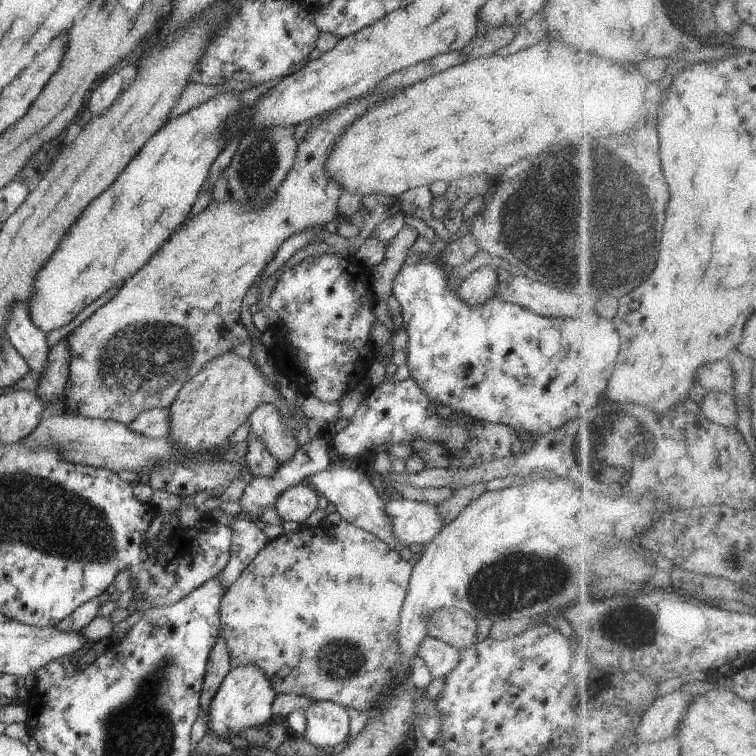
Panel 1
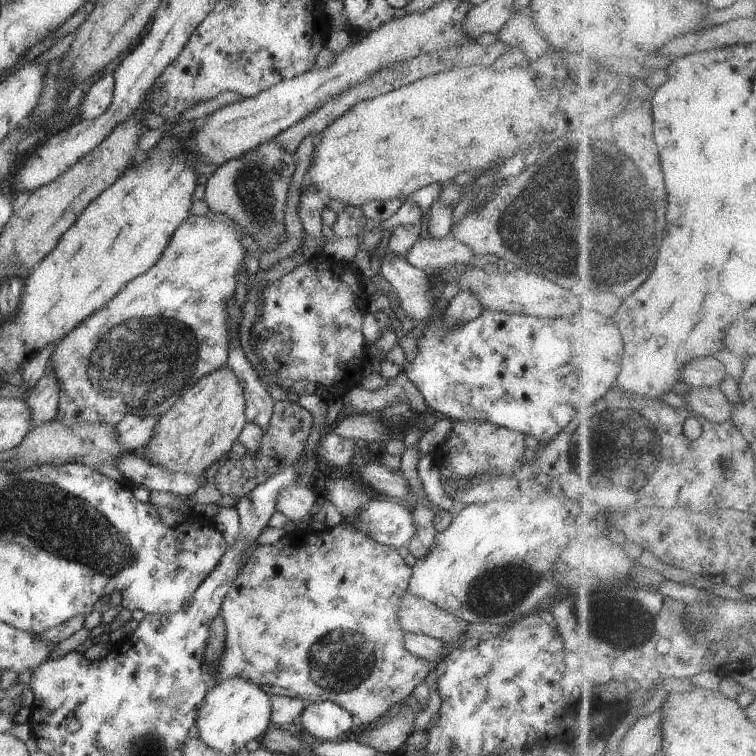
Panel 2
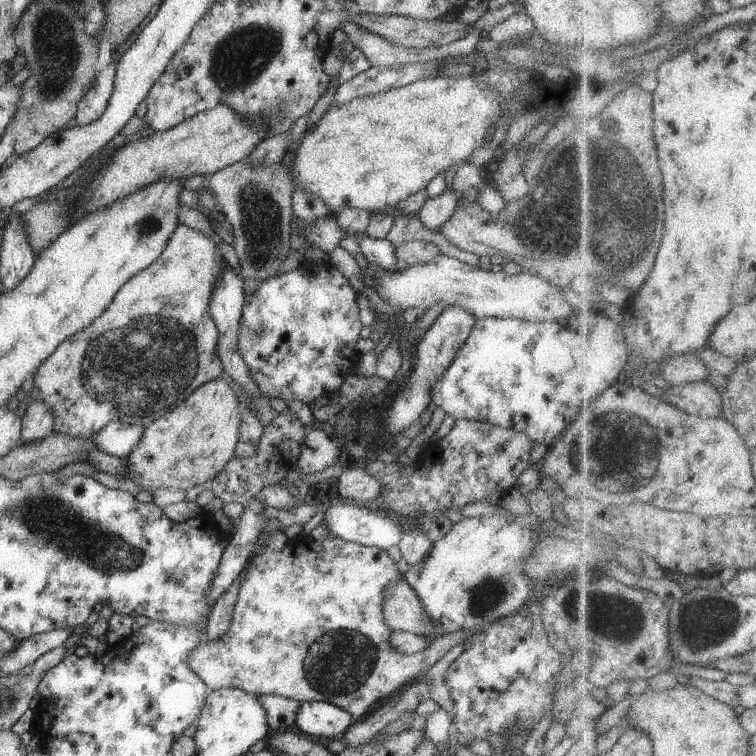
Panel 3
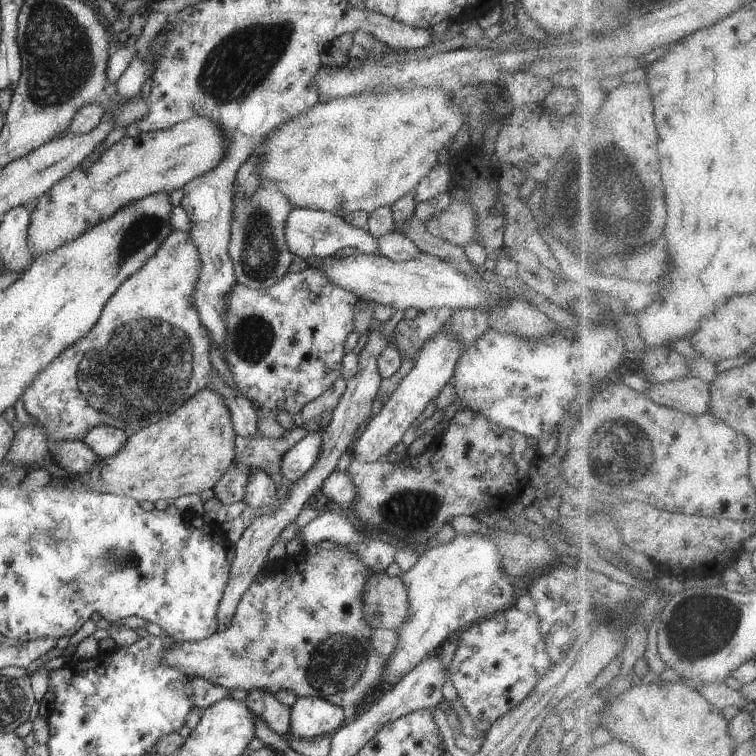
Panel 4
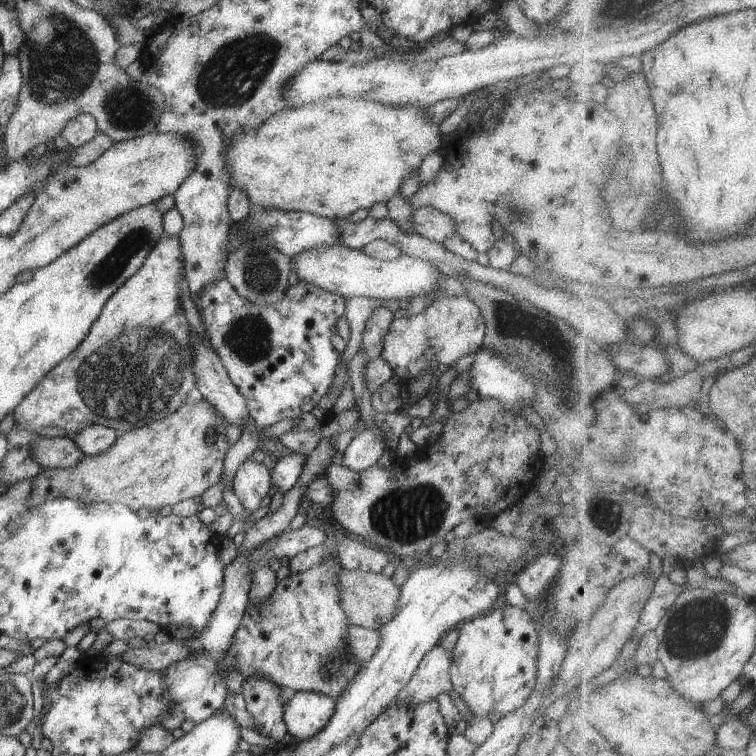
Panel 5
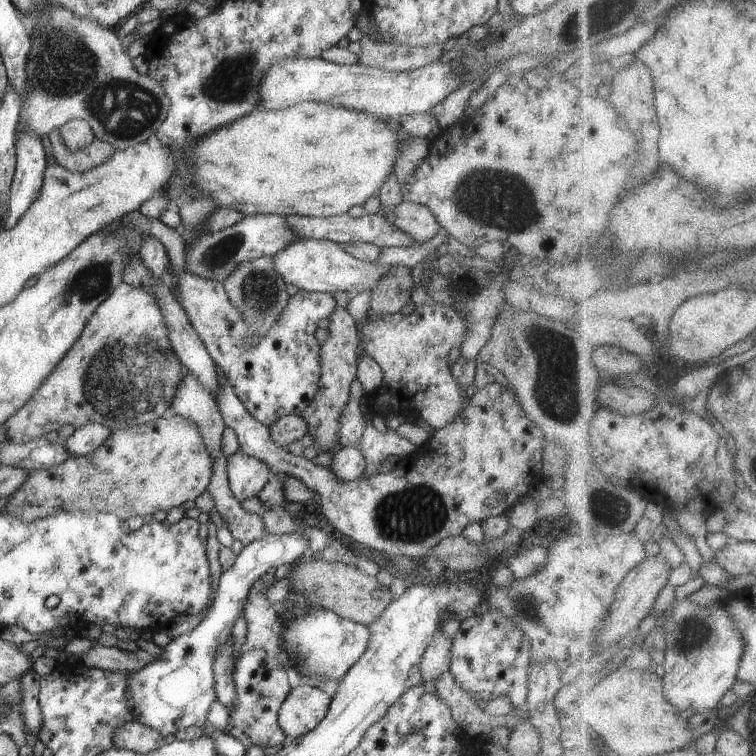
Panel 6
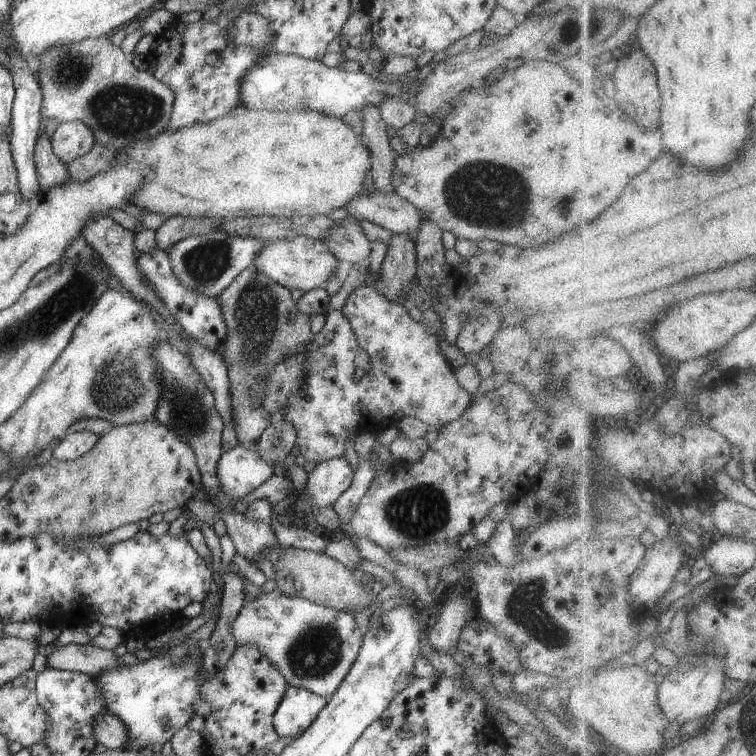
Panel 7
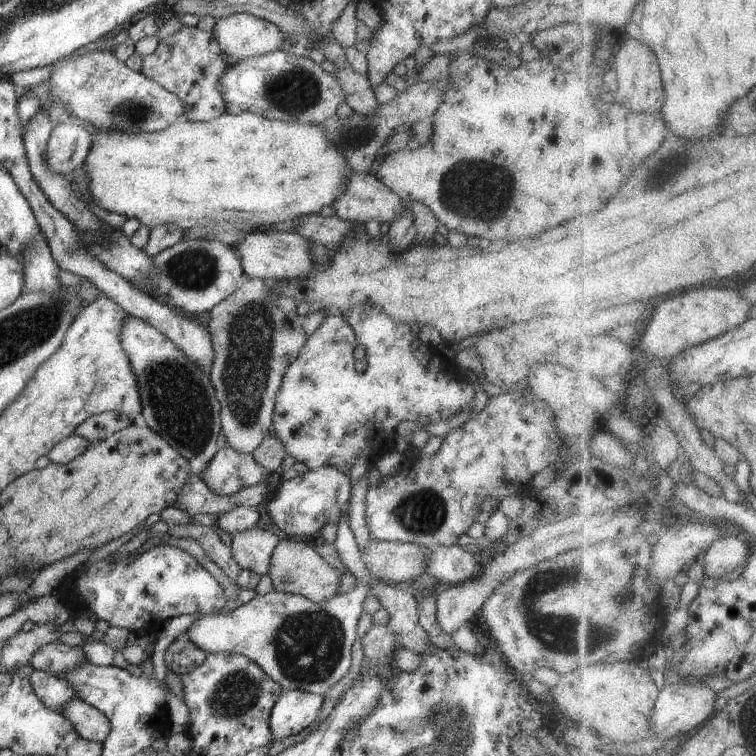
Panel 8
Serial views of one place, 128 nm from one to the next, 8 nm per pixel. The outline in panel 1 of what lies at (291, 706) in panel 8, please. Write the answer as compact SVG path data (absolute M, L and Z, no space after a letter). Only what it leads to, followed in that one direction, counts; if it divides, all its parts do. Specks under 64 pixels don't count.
M316 701L304 711L307 727L303 737L308 742L324 748L347 743L350 718L346 708L332 701Z

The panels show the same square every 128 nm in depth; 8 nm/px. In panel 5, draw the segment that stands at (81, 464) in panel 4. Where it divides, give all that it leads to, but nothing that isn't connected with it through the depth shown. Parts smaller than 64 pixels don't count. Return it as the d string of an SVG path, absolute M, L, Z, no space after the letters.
M37 437L30 448L33 458L44 469L68 469L78 465L85 456L69 437Z

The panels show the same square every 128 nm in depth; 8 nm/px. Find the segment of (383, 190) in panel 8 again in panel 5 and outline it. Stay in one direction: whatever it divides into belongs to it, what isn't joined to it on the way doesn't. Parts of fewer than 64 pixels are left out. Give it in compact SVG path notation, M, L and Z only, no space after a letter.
M432 206L413 210L413 226L415 234L438 243L443 243L457 232L457 224L452 216Z

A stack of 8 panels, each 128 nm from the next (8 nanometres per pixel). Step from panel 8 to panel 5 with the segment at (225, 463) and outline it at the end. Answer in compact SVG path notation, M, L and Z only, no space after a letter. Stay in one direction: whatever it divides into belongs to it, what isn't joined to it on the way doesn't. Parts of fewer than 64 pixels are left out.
M249 459L240 466L230 483L233 494L249 513L261 508L262 500L269 496L270 486L272 482L268 468Z

